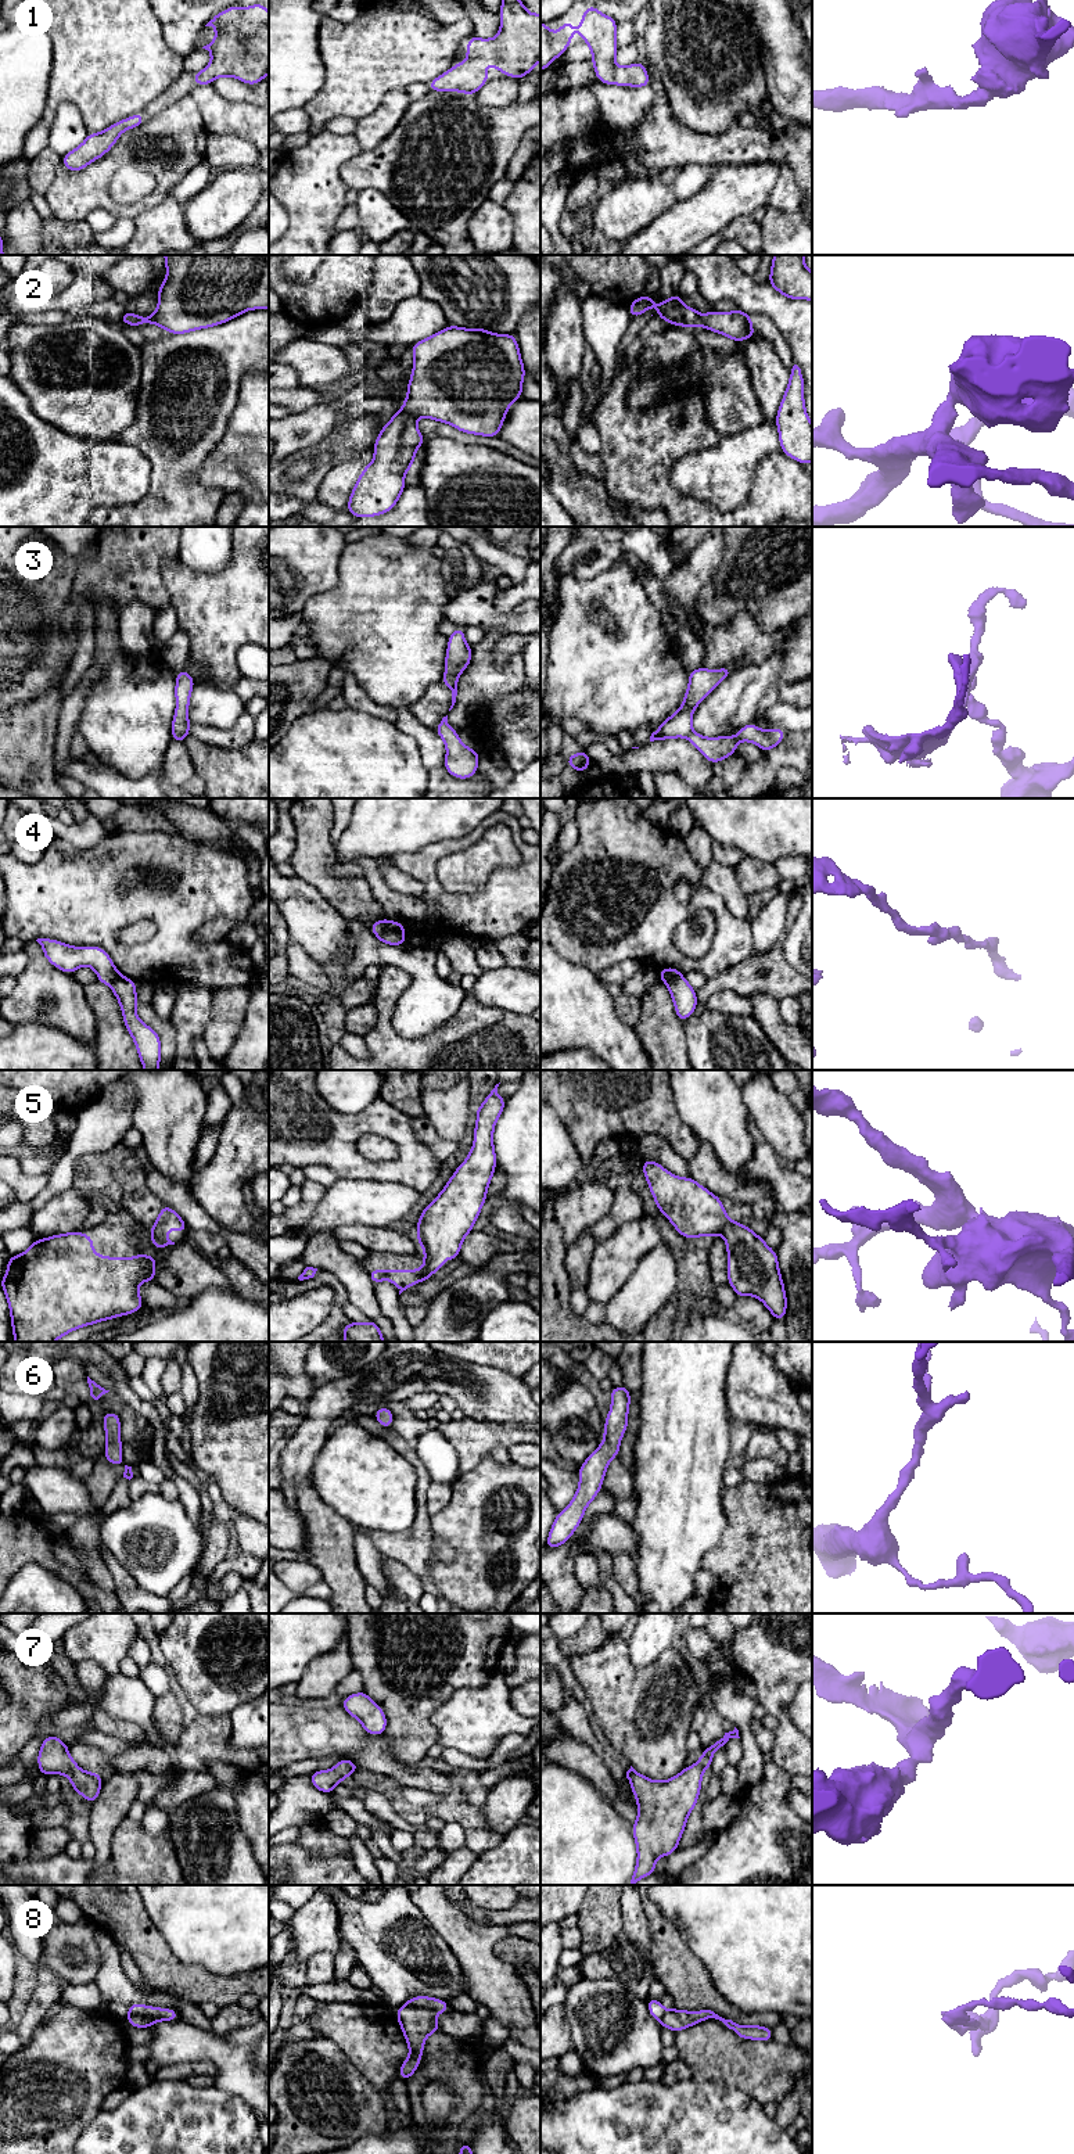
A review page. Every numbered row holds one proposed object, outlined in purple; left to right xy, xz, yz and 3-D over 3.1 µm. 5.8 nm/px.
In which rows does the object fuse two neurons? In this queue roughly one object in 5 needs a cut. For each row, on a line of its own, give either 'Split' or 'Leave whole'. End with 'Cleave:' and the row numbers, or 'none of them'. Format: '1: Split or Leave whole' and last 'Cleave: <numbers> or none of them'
1: Leave whole
2: Leave whole
3: Split
4: Split
5: Leave whole
6: Leave whole
7: Leave whole
8: Split
Cleave: 3, 4, 8

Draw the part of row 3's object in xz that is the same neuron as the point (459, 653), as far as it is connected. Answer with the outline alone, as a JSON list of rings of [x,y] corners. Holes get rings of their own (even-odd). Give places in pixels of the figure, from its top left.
[[[456,627],[456,631],[448,638],[448,650],[445,657],[445,674],[460,676],[468,667],[473,650],[464,639],[464,627]]]

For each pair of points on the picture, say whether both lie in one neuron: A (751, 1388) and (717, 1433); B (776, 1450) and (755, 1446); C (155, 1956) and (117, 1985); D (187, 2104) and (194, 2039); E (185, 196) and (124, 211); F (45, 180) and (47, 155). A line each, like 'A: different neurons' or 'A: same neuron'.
A: different neurons
B: same neuron
C: different neurons
D: different neurons
E: different neurons
F: same neuron

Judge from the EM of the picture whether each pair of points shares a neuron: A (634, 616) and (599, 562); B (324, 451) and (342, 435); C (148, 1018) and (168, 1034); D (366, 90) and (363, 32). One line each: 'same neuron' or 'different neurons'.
A: different neurons
B: different neurons
C: same neuron
D: same neuron

